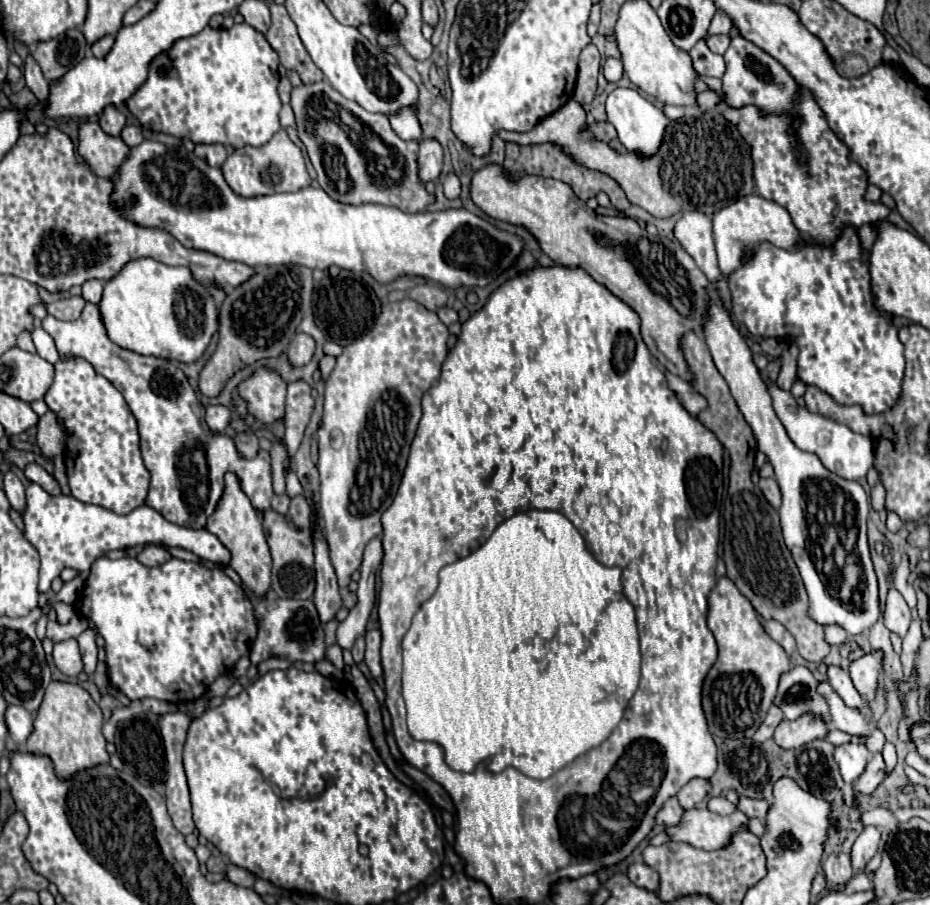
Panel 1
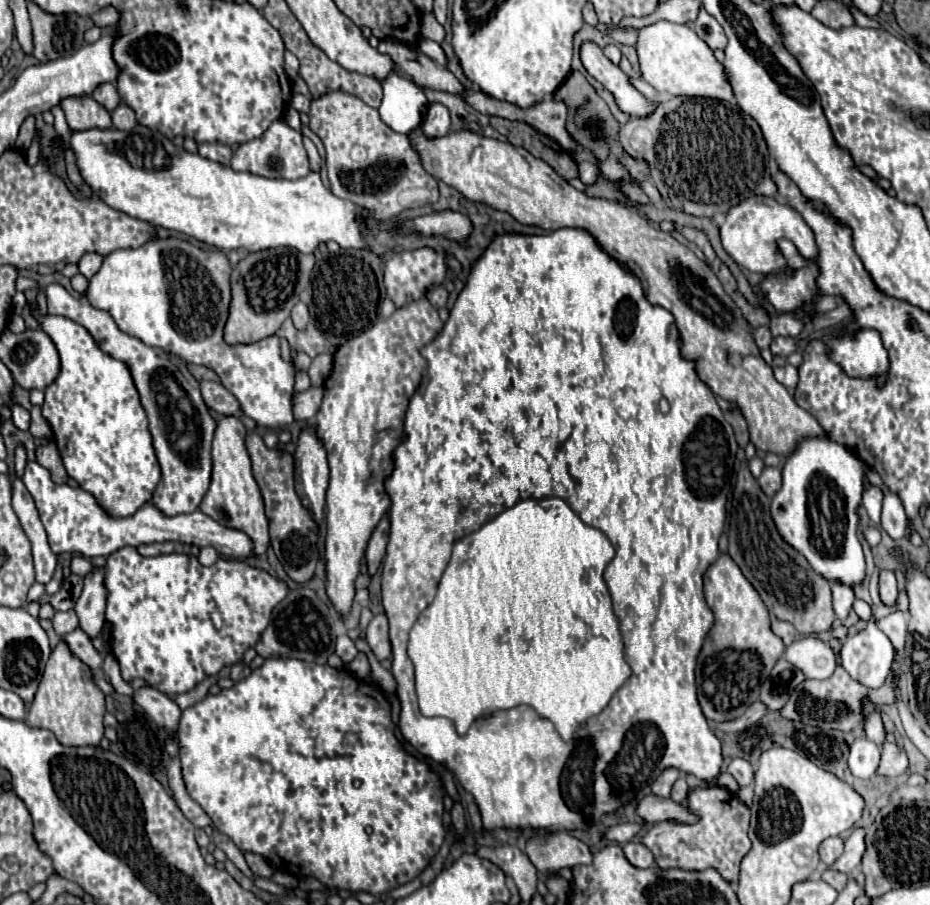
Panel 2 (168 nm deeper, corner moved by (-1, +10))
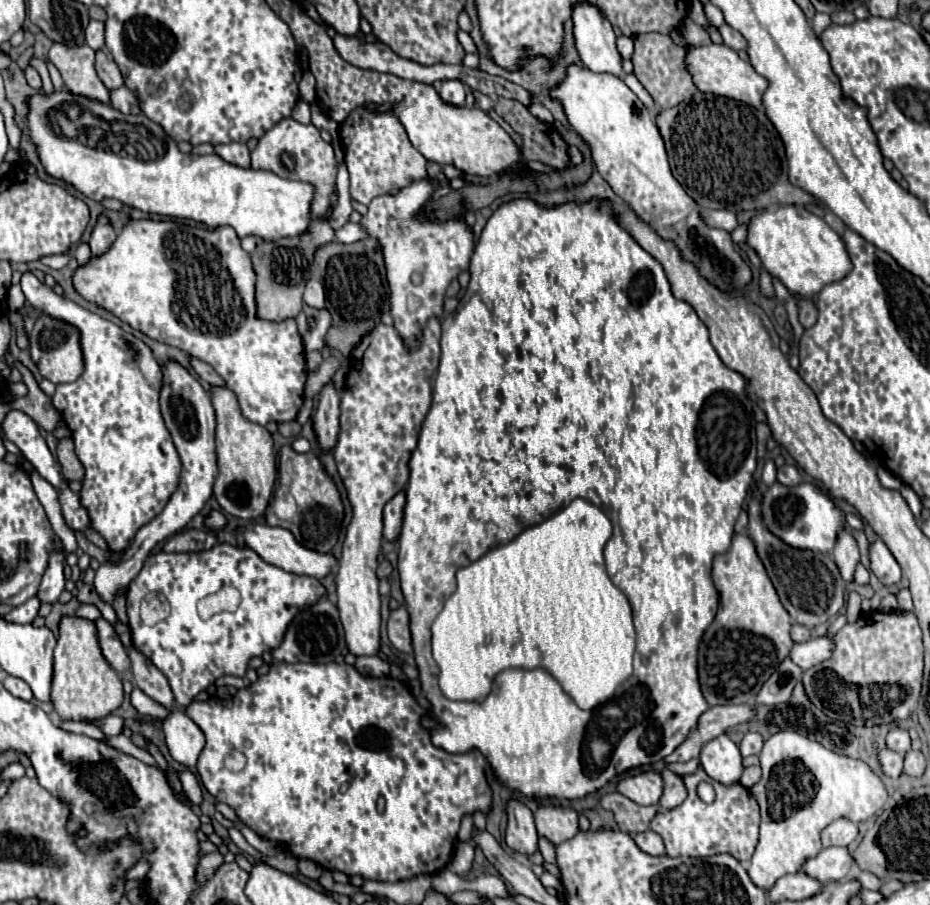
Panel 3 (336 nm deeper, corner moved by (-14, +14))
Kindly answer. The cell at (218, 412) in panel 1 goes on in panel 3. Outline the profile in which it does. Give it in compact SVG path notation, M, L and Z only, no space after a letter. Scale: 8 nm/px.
M190 357L190 365L192 365L192 369L200 375L200 379L204 379L206 383L210 383L210 385L224 385L222 377L220 377L220 375L218 375L210 365L208 365L208 363Z

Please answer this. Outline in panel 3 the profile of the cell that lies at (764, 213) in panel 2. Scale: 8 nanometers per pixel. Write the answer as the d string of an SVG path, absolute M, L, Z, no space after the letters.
M788 205L776 213L764 211L752 217L746 243L758 253L770 275L778 277L790 293L798 293L802 297L814 297L822 287L840 281L850 273L850 257L842 237L832 231L822 217L806 211L804 207Z

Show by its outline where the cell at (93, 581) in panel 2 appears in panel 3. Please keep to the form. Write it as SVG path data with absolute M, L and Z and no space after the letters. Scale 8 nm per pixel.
M168 361L162 367L162 373L164 373L164 385L162 385L162 391L160 391L160 407L162 407L164 423L166 423L166 427L172 435L172 441L174 441L176 451L178 451L180 461L182 461L182 477L180 477L178 489L174 491L174 495L166 503L164 511L136 533L136 539L130 545L130 549L126 551L126 555L122 557L122 561L116 563L116 565L114 563L112 565L102 563L98 567L96 577L94 577L94 587L106 603L112 603L118 589L128 585L140 573L146 557L154 551L154 547L162 539L182 531L182 527L186 527L188 521L204 507L204 503L212 495L212 487L214 487L214 481L216 481L216 475L218 475L216 453L214 453L216 421L214 421L214 409L212 409L212 403L210 403L210 395L188 373L188 369L180 367L176 361Z

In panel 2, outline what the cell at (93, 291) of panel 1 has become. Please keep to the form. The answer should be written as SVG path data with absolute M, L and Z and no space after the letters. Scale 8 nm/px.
M87 253L83 255L83 259L77 263L79 267L79 273L85 275L87 279L91 279L99 269L101 269L101 263L103 263L103 257L97 255L97 253Z

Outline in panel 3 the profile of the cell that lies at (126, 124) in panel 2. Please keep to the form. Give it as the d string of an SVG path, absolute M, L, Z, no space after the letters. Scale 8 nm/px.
M122 85L122 89L110 89L110 105L122 113L132 113L132 115L138 115L140 113L140 105L138 105L138 99L136 95L126 89Z

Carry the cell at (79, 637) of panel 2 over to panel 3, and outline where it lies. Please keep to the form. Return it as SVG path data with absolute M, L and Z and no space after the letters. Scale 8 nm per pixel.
M98 619L96 621L98 627L98 641L100 641L100 649L102 655L106 657L106 661L118 671L124 673L130 669L130 659L126 653L126 647L122 645L118 633L114 631L114 627L106 621L106 619Z

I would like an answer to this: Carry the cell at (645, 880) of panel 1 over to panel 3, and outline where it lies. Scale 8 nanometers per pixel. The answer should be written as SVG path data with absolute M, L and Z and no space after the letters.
M642 831L642 833L636 833L634 835L634 841L636 845L646 851L648 855L664 855L664 843L662 843L662 837L654 831Z

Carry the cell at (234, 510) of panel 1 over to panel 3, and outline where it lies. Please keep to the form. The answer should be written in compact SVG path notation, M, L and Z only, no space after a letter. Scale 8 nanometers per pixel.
M210 387L210 399L216 413L216 455L220 471L214 483L214 497L226 513L240 519L258 519L268 507L276 481L272 435L266 427L248 421L240 413L236 395L228 387Z

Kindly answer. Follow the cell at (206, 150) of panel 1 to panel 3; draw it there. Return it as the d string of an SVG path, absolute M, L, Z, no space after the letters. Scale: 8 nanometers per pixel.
M226 143L226 145L216 145L216 153L238 167L250 167L250 151L244 143Z

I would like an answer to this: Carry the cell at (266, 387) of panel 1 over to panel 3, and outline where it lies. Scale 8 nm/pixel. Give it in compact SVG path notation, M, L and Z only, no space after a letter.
M130 219L122 231L118 233L114 245L102 253L102 255L92 255L90 261L86 265L78 265L74 269L74 275L72 275L72 285L74 289L90 303L110 311L114 317L118 317L120 321L128 323L132 329L136 331L142 331L144 335L148 335L150 339L156 339L160 343L166 343L166 345L172 345L172 347L178 347L182 351L186 351L188 355L200 359L200 361L206 361L208 365L212 365L216 369L216 373L224 379L226 387L232 389L238 397L238 403L240 403L240 409L242 409L242 415L252 421L252 423L258 423L258 425L268 425L270 421L274 423L282 423L282 421L294 421L300 407L302 407L302 401L304 401L304 383L306 383L306 359L304 359L304 345L302 345L302 337L296 329L296 319L286 319L286 321L262 321L258 315L256 315L256 305L254 305L254 269L252 269L252 261L250 261L250 253L246 253L242 247L240 247L240 237L234 233L234 229L230 229L228 225L224 227L218 227L218 229L206 229L206 227L198 227L198 225L180 225L178 221L152 221L152 219Z

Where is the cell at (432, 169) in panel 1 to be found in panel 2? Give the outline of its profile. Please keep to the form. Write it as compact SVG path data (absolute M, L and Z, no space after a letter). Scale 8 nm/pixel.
M433 103L433 105L429 105L429 109L425 113L425 119L421 123L421 131L425 133L425 137L437 139L437 137L445 137L449 133L449 125L451 125L449 111L443 105Z

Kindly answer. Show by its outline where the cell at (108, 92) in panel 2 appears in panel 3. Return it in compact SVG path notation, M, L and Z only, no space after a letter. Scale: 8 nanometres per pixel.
M96 51L96 73L108 89L116 89L116 87L124 85L124 79L122 79L122 73L120 73L118 65L104 51Z

